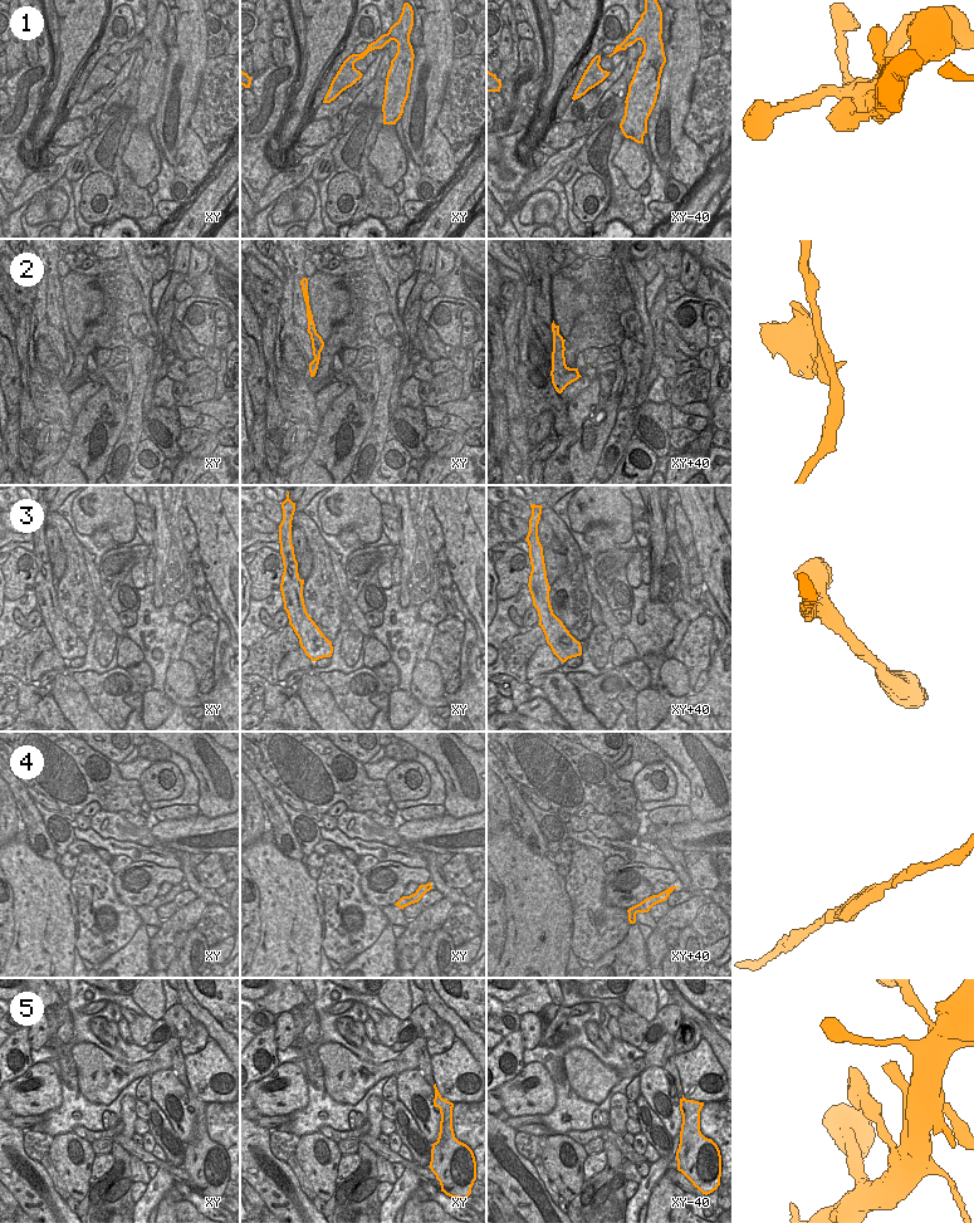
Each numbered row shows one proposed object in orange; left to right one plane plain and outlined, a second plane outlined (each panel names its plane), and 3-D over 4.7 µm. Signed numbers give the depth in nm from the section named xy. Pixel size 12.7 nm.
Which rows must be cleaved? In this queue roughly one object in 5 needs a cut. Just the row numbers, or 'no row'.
2.

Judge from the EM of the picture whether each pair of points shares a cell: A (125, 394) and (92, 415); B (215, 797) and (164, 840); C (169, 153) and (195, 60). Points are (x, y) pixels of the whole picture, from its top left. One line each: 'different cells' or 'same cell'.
A: different cells
B: different cells
C: same cell

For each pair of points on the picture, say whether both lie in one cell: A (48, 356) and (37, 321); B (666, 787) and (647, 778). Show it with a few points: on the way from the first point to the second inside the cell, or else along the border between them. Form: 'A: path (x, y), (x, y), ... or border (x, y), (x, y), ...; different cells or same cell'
A: path (40, 347), (39, 329); same cell
B: path (662, 784), (652, 782); same cell

